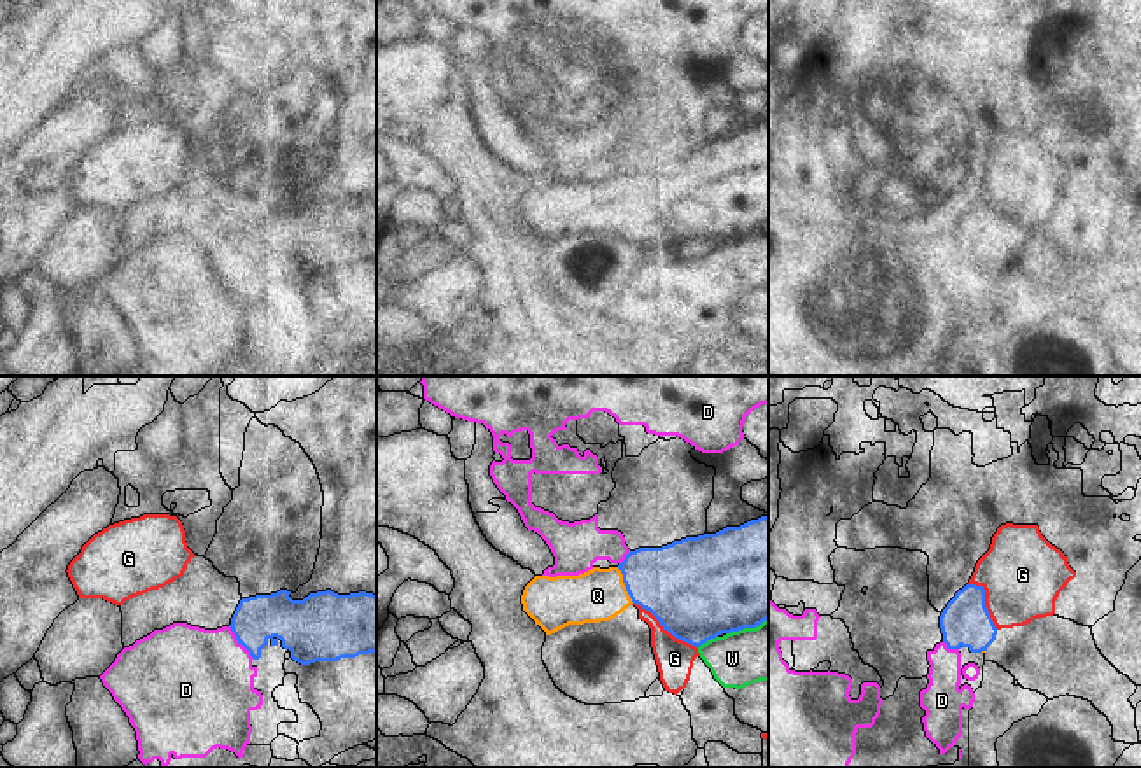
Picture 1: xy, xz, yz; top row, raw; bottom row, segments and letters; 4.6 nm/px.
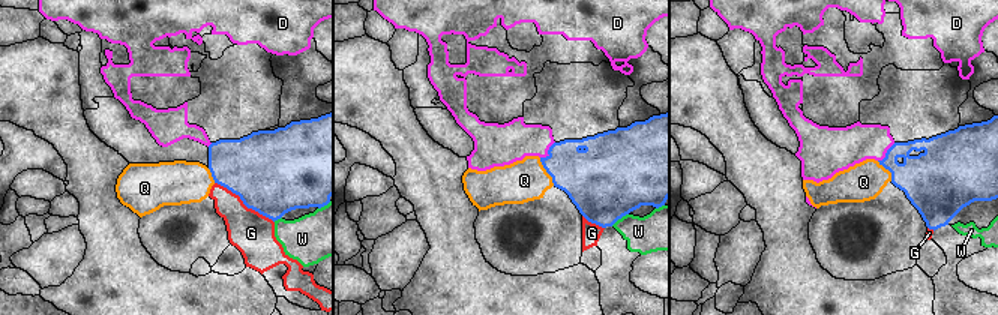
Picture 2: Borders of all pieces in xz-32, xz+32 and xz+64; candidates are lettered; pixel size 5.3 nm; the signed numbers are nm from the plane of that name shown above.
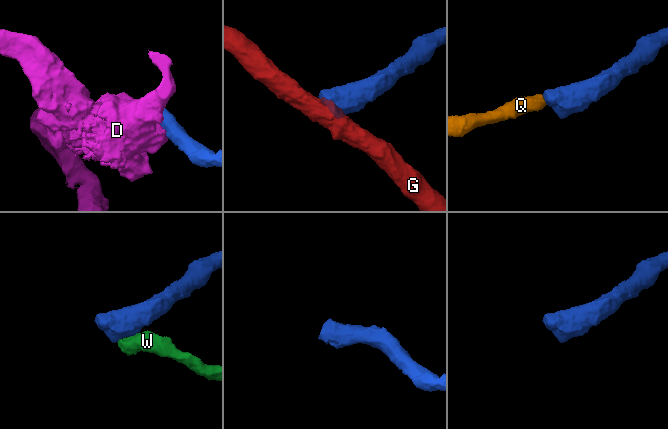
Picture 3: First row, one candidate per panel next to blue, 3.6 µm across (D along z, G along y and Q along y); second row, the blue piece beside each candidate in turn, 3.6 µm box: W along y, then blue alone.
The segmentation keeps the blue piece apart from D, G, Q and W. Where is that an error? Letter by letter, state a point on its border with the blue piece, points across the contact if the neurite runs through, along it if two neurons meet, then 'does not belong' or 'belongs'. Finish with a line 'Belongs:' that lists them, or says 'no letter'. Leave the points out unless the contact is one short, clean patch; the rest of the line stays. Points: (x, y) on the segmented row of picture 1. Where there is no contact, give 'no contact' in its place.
D: contact xy (238, 642); border xy (228, 627), (254, 658); does not belong
G: contact xz (665, 628); does not belong
Q: contact xz (625, 585); way xz (679, 583), (625, 585), (597, 595); belongs
W: contact xz (707, 639); border xz (716, 635), (699, 648); does not belong
Belongs: Q

